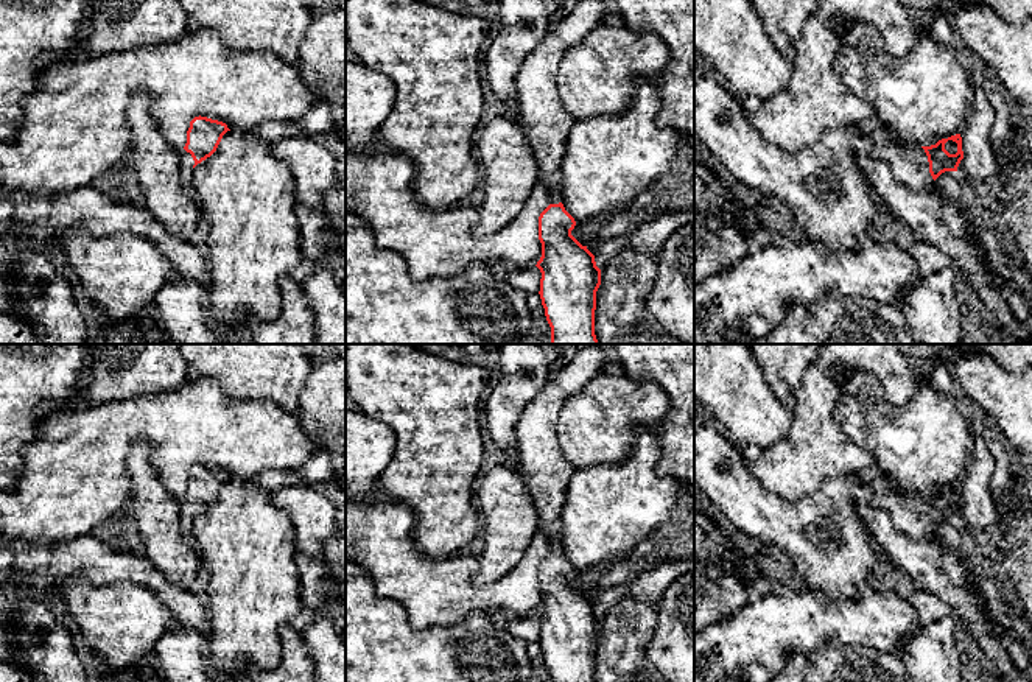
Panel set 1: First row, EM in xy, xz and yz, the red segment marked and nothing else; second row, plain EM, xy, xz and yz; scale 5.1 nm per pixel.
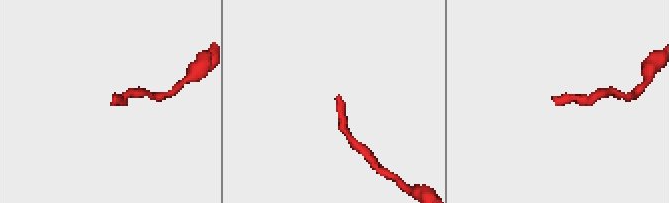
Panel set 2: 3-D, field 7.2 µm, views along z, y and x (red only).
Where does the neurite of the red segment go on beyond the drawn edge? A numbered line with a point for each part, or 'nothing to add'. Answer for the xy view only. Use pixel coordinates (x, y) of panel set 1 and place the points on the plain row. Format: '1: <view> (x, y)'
1: xy (187, 511)

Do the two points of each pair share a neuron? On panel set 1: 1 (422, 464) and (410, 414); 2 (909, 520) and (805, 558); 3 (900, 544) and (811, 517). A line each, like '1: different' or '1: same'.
1: same
2: same
3: different

